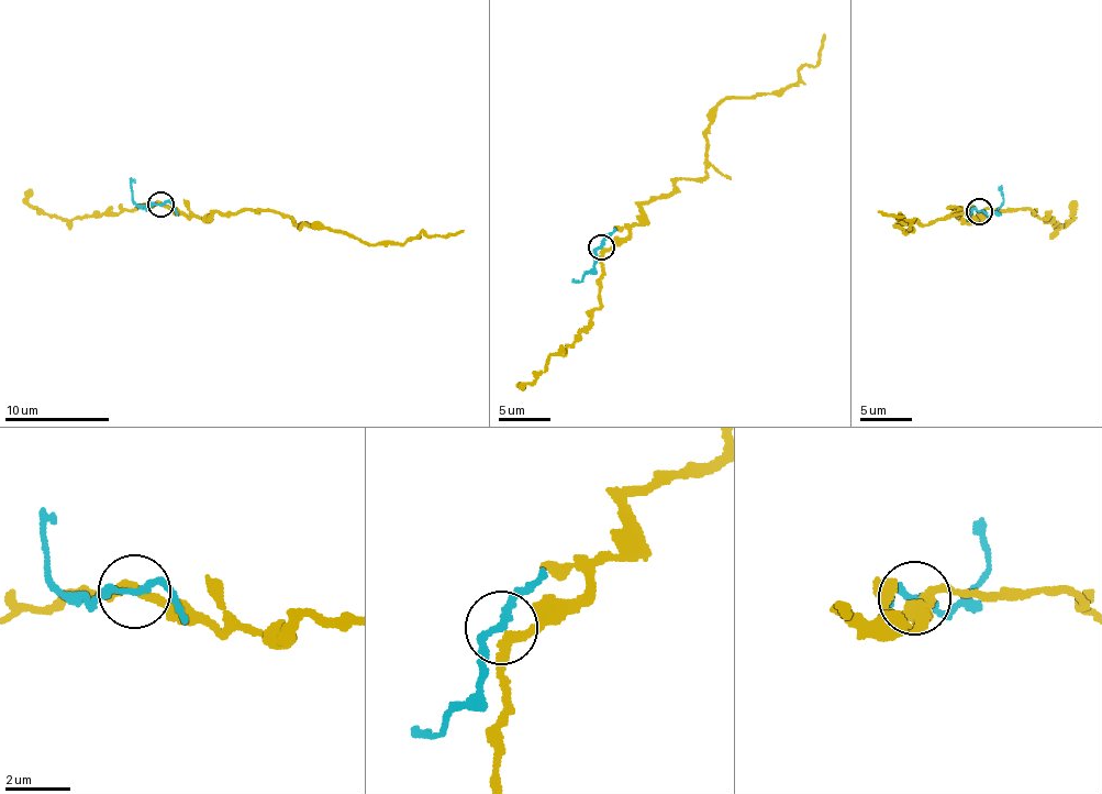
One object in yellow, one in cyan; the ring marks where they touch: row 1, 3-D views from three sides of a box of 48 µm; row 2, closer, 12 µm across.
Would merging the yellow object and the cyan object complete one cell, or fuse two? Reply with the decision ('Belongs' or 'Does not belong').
Does not belong

